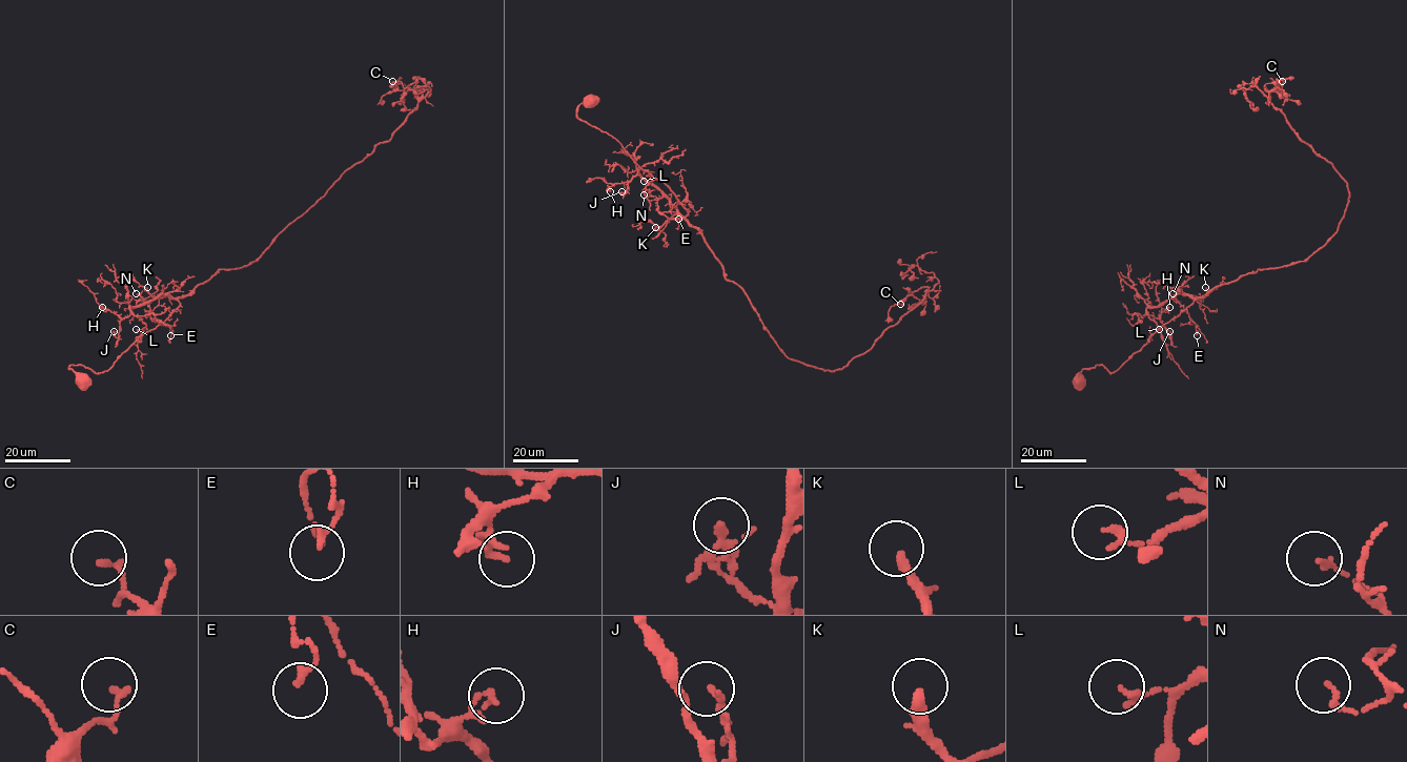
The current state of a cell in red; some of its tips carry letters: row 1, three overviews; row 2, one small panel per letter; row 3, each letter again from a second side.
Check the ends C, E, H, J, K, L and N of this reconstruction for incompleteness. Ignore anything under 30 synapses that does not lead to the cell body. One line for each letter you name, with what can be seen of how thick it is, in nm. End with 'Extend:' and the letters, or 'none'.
K: Thickness 280 nm
Extend: K

